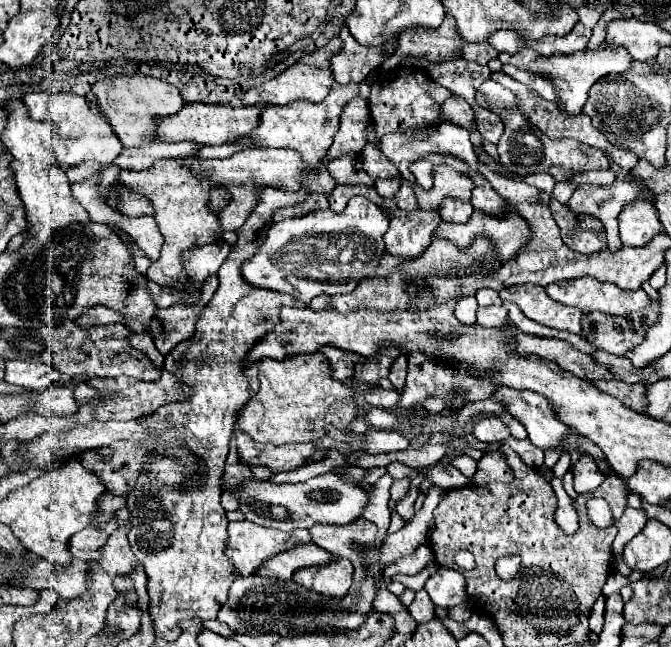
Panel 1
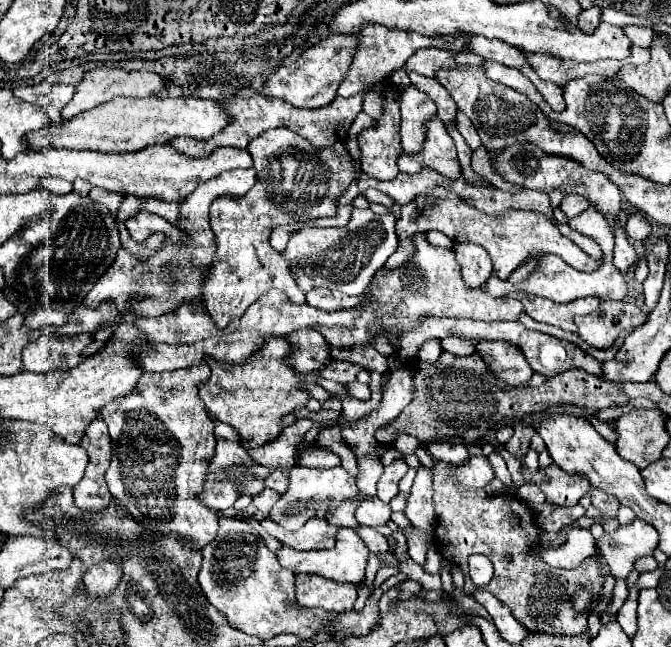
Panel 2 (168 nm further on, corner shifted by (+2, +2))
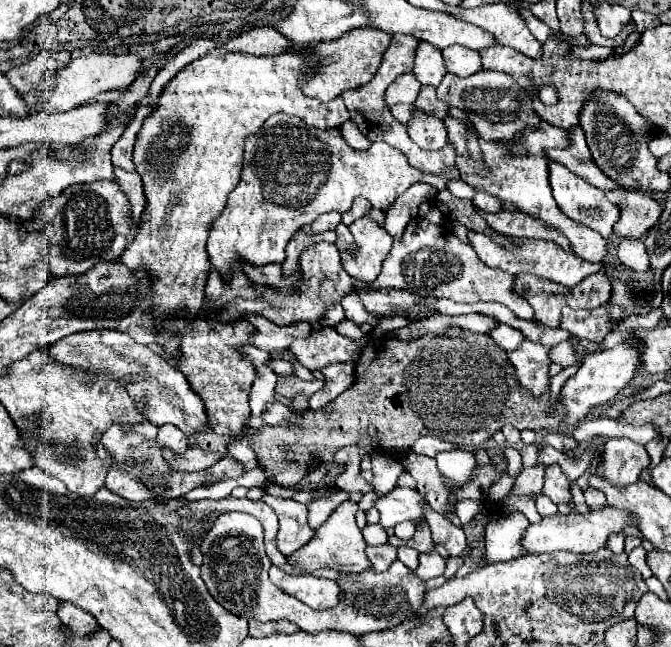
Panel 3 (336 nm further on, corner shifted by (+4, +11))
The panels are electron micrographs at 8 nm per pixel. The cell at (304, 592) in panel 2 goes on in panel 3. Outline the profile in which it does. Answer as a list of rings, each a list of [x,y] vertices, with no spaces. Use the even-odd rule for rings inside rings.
[[[271,566],[269,568],[269,578],[275,586],[285,590],[287,594],[295,596],[303,604],[315,608],[315,610],[325,610],[333,608],[339,602],[339,586],[335,580],[327,578],[315,578],[311,574],[301,574],[301,576],[289,576],[283,570]]]

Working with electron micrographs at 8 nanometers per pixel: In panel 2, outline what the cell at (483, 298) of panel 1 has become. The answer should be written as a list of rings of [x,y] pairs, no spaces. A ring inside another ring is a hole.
[[[605,253],[605,263],[591,273],[583,273],[573,269],[571,265],[567,265],[561,257],[555,255],[545,255],[537,267],[537,271],[523,283],[519,285],[511,285],[507,281],[499,281],[495,275],[489,277],[483,285],[483,289],[487,289],[487,293],[491,293],[491,297],[503,297],[511,291],[523,289],[527,293],[551,299],[555,303],[571,303],[575,299],[583,299],[583,297],[599,297],[599,299],[613,299],[613,301],[623,301],[627,297],[627,283],[623,279],[623,275],[619,273],[619,269],[615,269],[613,261],[611,261],[611,253]]]

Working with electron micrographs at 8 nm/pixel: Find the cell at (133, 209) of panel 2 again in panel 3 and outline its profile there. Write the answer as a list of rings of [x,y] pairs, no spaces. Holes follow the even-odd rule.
[[[115,168],[115,178],[119,180],[119,186],[121,190],[127,192],[129,196],[129,202],[131,202],[131,216],[135,220],[135,230],[139,230],[139,218],[141,218],[141,212],[145,210],[147,206],[147,200],[145,200],[145,194],[143,194],[143,182],[139,178],[137,172],[125,172],[121,168]]]

